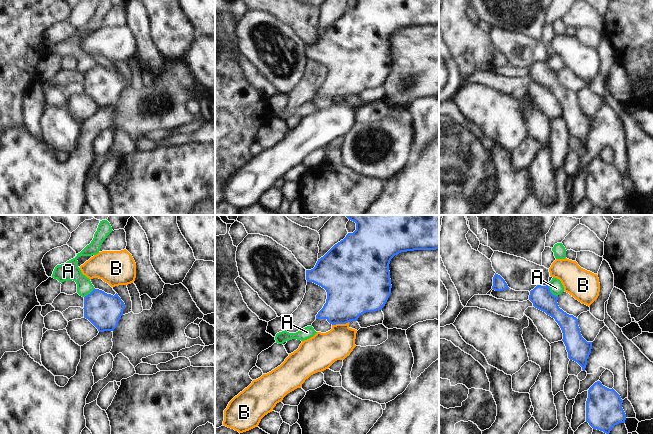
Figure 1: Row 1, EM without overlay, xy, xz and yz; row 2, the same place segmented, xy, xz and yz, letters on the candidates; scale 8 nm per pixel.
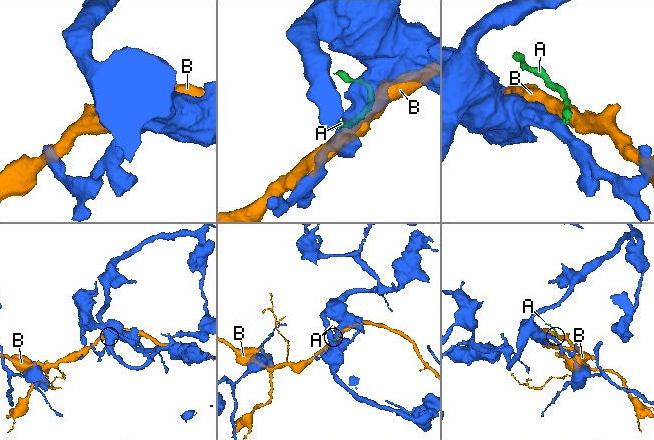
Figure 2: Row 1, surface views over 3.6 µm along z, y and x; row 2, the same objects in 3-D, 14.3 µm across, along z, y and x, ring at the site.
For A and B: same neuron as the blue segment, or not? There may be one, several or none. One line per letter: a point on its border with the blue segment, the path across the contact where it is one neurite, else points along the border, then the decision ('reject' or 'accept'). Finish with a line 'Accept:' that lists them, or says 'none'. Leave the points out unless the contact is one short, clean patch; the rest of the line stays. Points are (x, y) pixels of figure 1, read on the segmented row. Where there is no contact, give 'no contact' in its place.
A: contact yz (550, 292); border yz (547, 285), (549, 290), (557, 296); reject
B: contact xz (340, 323); reject
Accept: none

